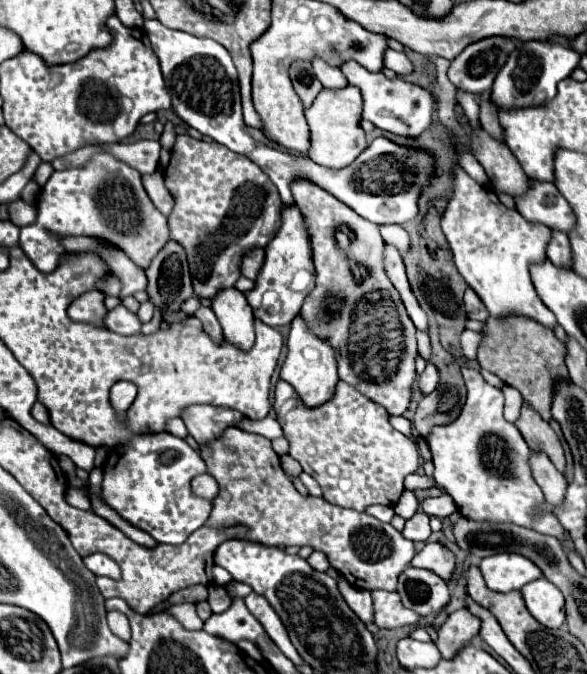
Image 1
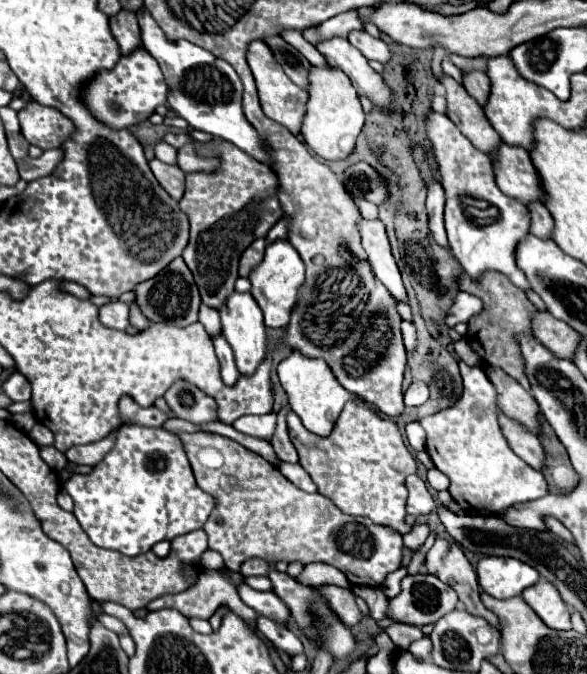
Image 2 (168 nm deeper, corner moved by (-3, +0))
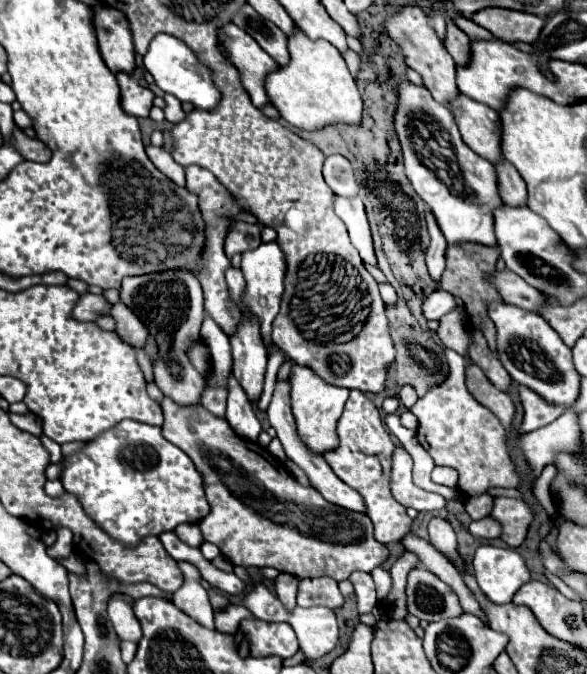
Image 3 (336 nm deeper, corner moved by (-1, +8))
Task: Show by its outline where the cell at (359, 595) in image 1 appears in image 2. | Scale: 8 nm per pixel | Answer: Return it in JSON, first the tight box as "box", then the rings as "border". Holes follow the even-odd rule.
{"box":[319,585,361,627],"border":[[[321,585],[319,595],[325,599],[325,603],[329,603],[331,611],[339,617],[341,623],[345,623],[347,627],[359,623],[361,611],[359,611],[359,607],[355,603],[353,591],[341,589],[337,585]]]}

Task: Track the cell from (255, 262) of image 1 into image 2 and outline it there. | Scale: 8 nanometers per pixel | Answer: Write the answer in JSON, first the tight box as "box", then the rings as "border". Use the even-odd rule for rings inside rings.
{"box":[239,239,267,277],"border":[[[257,239],[257,241],[253,241],[253,243],[241,253],[241,259],[239,259],[239,275],[241,275],[241,277],[247,277],[249,271],[251,271],[257,263],[261,263],[265,247],[267,247],[267,241],[265,241],[265,239]]]}

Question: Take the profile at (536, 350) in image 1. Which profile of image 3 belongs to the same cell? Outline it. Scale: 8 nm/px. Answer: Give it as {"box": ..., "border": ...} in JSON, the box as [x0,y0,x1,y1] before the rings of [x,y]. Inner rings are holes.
{"box":[439,243,503,353],"border":[[[461,243],[461,245],[451,245],[447,249],[447,269],[441,275],[439,287],[453,293],[455,297],[459,297],[465,305],[467,311],[467,323],[473,329],[479,329],[487,343],[489,349],[493,353],[497,353],[497,345],[495,345],[495,325],[489,319],[489,303],[495,301],[503,301],[503,297],[495,291],[495,285],[491,283],[491,275],[495,275],[495,263],[499,259],[499,251],[495,247],[483,247],[483,245],[475,245],[475,243]]]}

